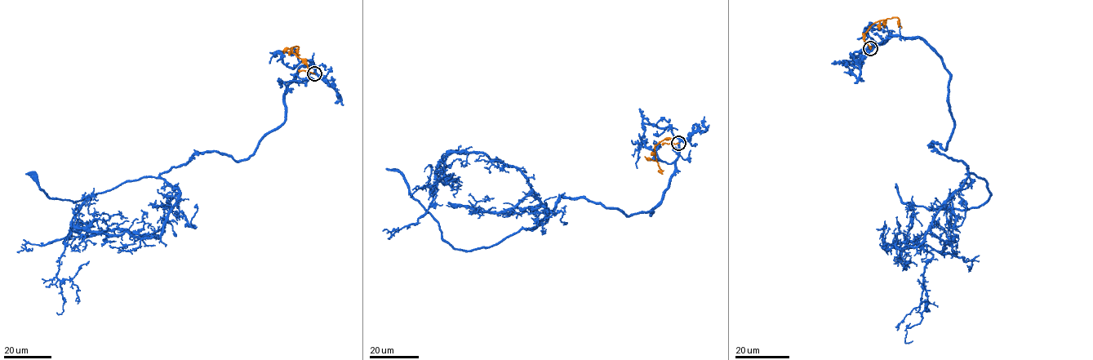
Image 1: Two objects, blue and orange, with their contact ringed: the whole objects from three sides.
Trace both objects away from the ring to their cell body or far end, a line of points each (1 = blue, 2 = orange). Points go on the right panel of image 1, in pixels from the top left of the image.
1: (870, 48), (940, 58), (932, 144), (968, 171), (885, 247), (933, 255), (912, 340)
2: (870, 48), (864, 40), (864, 34), (872, 24), (896, 17), (901, 28)

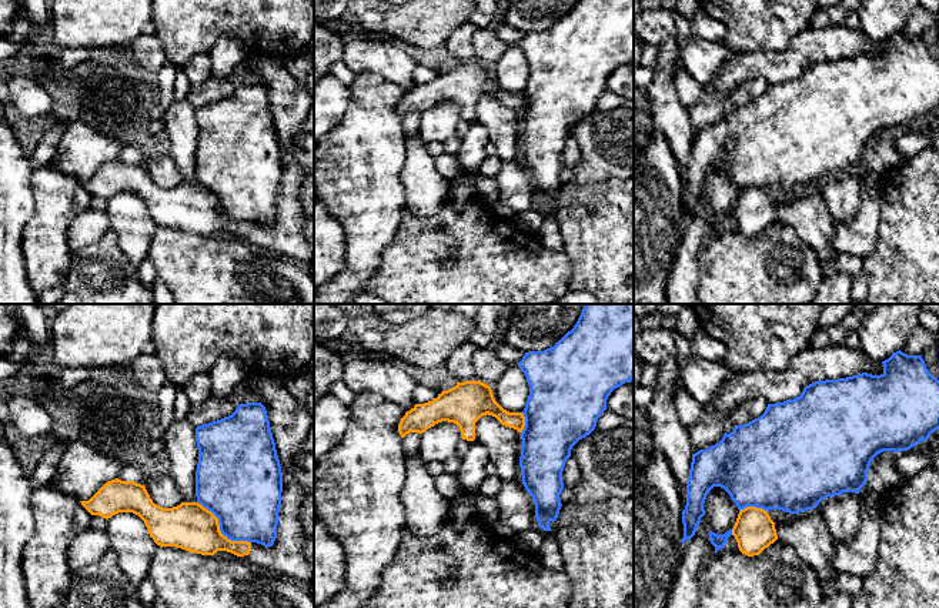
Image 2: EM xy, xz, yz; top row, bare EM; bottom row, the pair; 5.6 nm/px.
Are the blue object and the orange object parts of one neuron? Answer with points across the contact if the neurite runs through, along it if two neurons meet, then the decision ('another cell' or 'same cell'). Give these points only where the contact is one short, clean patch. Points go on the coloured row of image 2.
another cell

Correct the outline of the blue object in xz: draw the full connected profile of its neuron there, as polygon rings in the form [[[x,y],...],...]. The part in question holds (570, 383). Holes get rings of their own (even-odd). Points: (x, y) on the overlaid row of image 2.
[[[584,304],[571,331],[551,348],[525,353],[518,367],[529,385],[522,411],[522,484],[534,500],[538,527],[552,531],[549,522],[562,507],[562,471],[572,447],[595,430],[611,392],[634,380],[634,304]]]

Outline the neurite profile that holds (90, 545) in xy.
[[[88,528],[78,534],[67,549],[67,568],[71,574],[97,562],[110,548],[106,531]]]

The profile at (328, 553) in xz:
[[[317,518],[314,521],[314,608],[334,598],[342,589],[344,579],[344,547]]]

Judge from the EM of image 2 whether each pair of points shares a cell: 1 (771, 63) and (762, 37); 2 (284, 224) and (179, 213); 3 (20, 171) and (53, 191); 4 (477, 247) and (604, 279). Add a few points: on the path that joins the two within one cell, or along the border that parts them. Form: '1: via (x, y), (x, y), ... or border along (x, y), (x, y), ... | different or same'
1: border along (797, 34), (779, 50), (734, 53) | different
2: via (259, 233), (204, 217) | same
3: border along (32, 169), (30, 189), (34, 210) | different
4: border along (562, 250), (570, 261), (570, 289) | different

